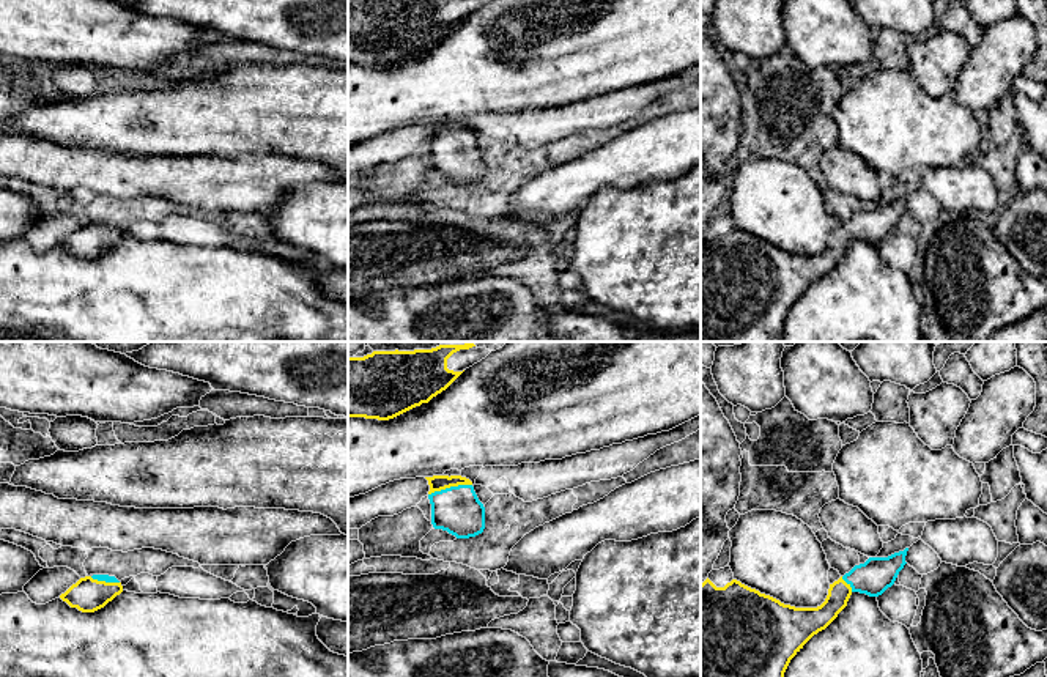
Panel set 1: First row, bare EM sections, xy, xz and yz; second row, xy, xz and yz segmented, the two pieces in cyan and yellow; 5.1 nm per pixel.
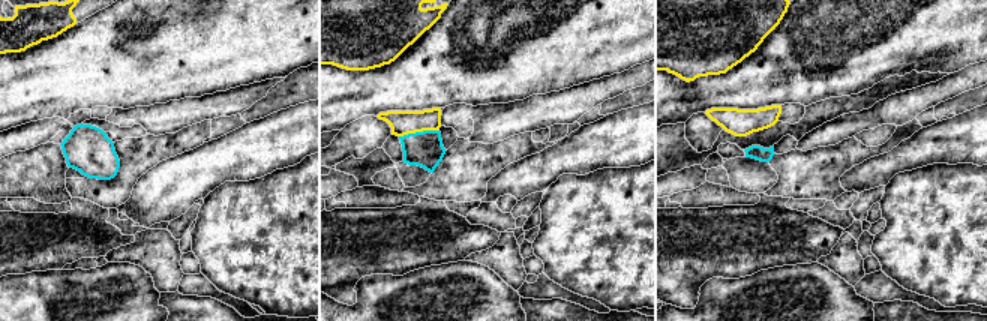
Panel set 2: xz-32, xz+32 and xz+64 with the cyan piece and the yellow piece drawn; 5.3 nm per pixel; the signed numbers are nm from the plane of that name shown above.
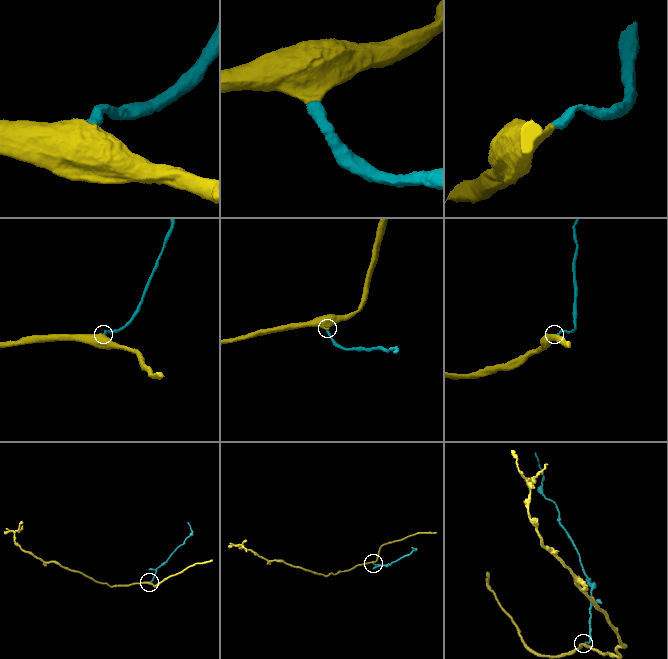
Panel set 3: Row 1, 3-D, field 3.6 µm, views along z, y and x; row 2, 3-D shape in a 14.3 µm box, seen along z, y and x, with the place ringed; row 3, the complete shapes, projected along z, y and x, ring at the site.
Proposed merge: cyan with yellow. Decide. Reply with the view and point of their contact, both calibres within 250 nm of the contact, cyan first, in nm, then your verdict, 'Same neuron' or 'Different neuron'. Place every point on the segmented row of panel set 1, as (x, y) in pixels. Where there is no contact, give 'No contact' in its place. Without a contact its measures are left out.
Touches cyan at xz (451, 487). Thickness 240 nm (cyan) against 80 nm. Same neuron

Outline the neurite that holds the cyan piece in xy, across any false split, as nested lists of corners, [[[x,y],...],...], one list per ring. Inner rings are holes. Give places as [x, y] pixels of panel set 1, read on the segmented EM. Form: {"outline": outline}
{"outline": [[[93,575],[80,578],[60,598],[82,612],[94,612],[121,592],[123,586],[115,576]]]}

